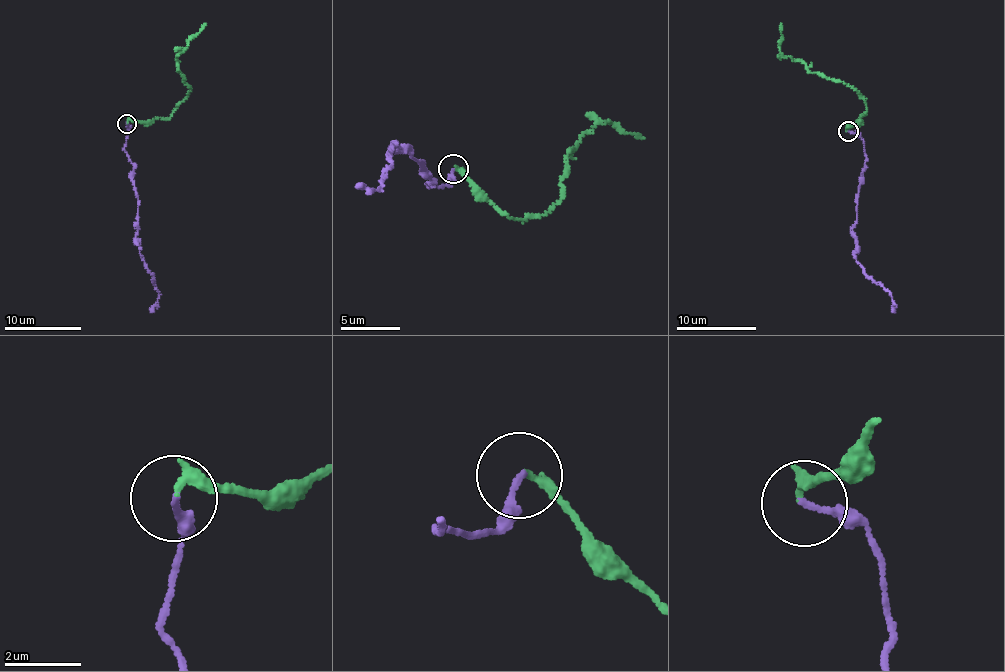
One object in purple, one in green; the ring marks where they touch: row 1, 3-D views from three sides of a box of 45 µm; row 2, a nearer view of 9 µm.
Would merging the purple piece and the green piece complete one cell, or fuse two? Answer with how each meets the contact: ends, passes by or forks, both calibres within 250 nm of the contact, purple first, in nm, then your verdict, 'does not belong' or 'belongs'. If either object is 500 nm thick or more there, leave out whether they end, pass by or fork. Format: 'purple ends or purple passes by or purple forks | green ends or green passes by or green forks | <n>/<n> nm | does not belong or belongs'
purple ends | green ends | 160/280 nm | does not belong

